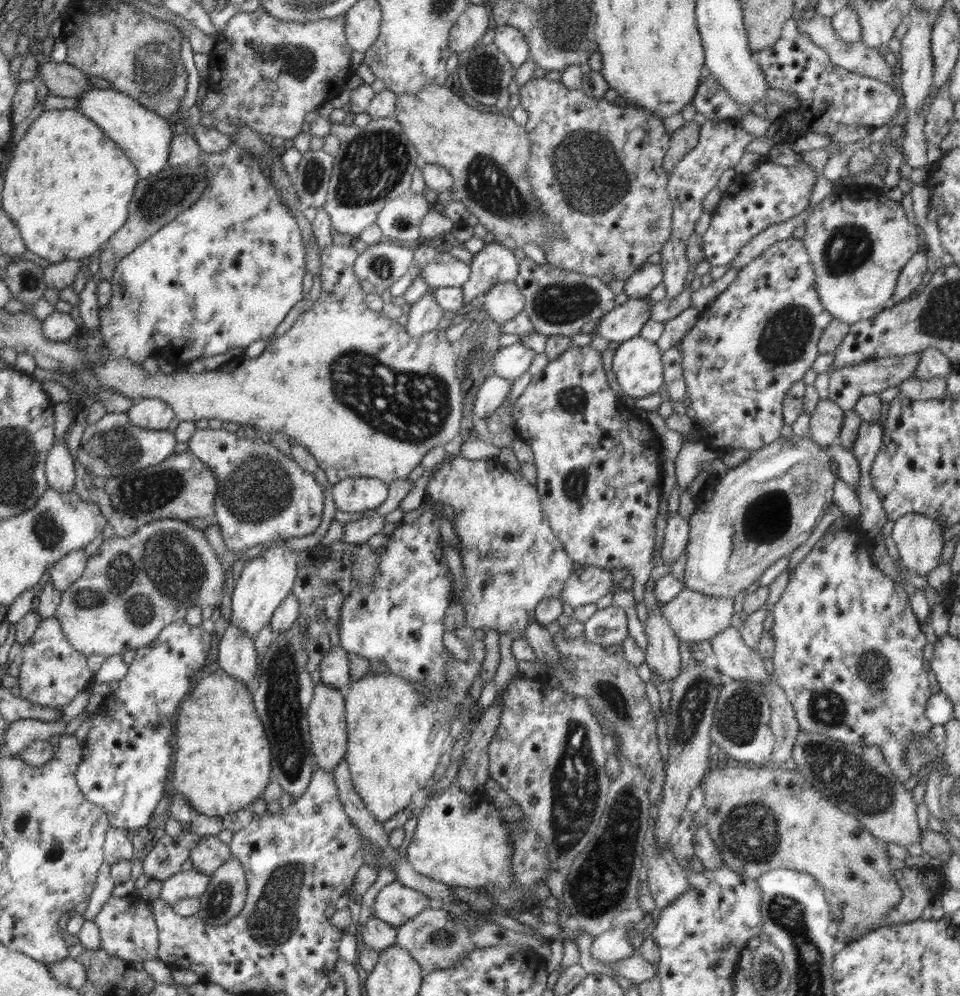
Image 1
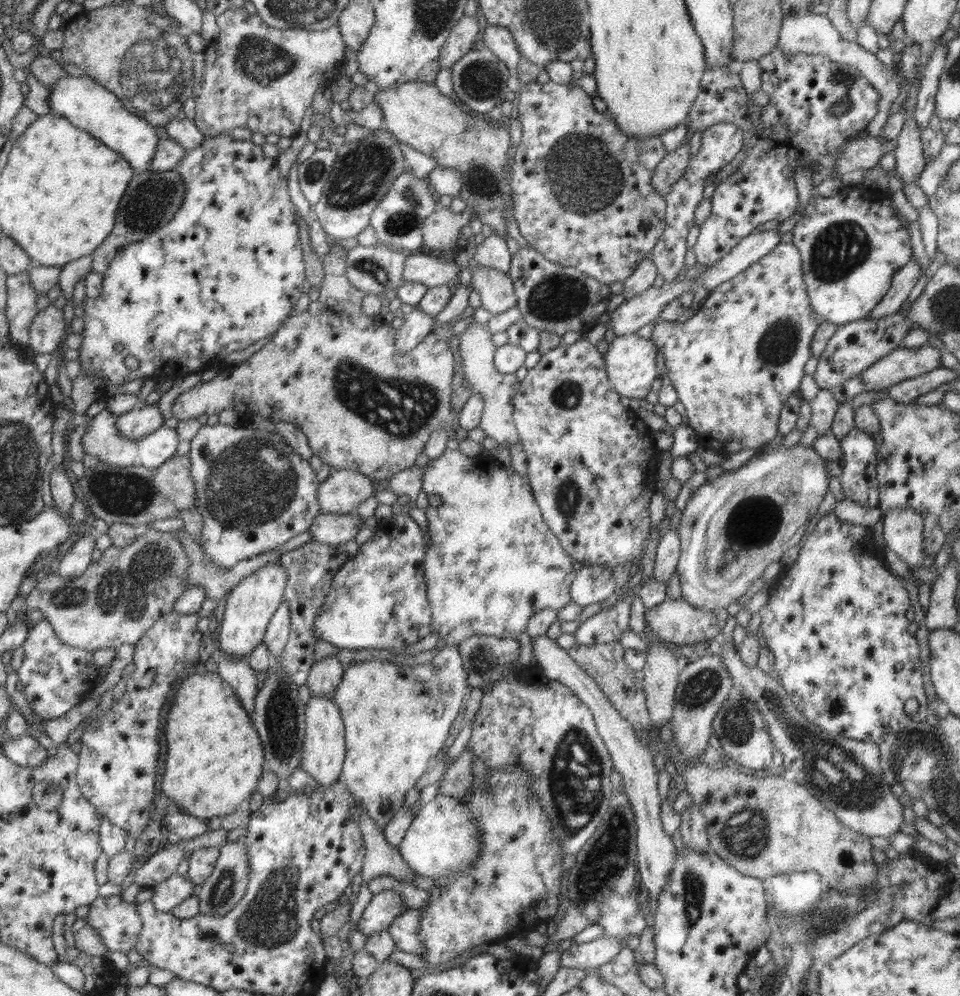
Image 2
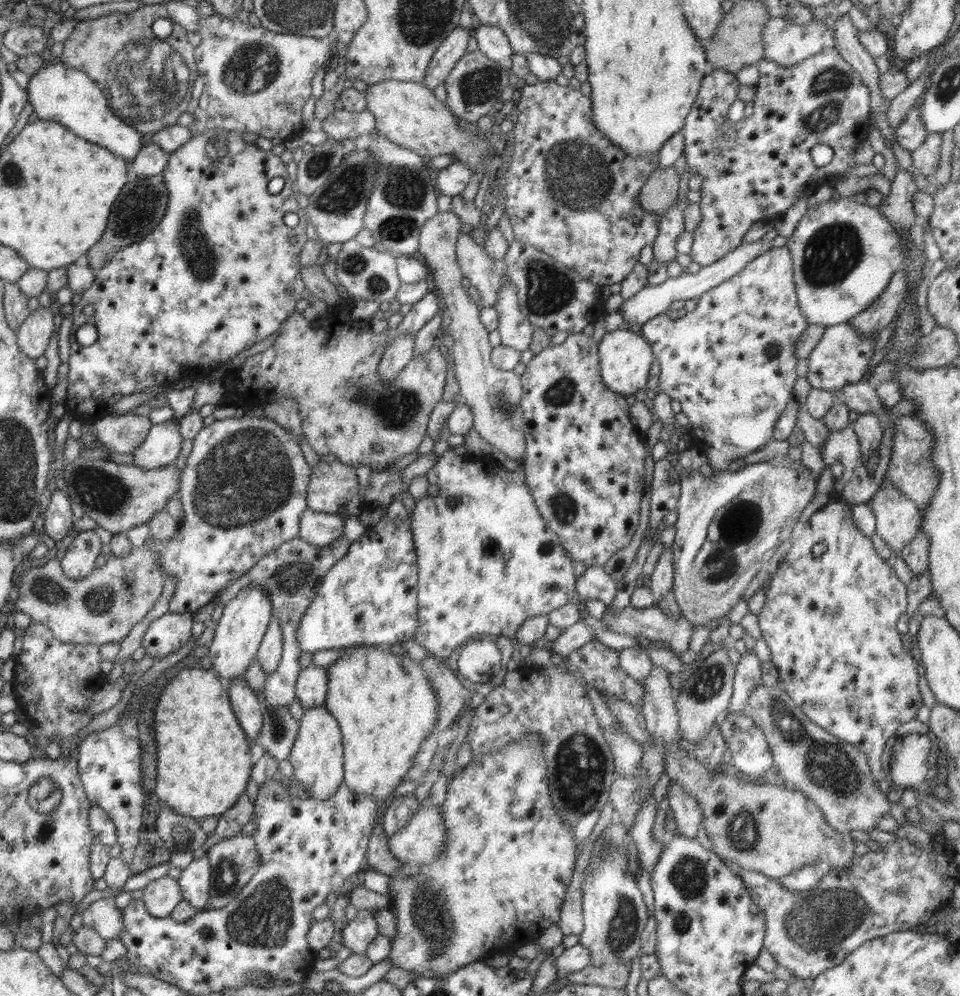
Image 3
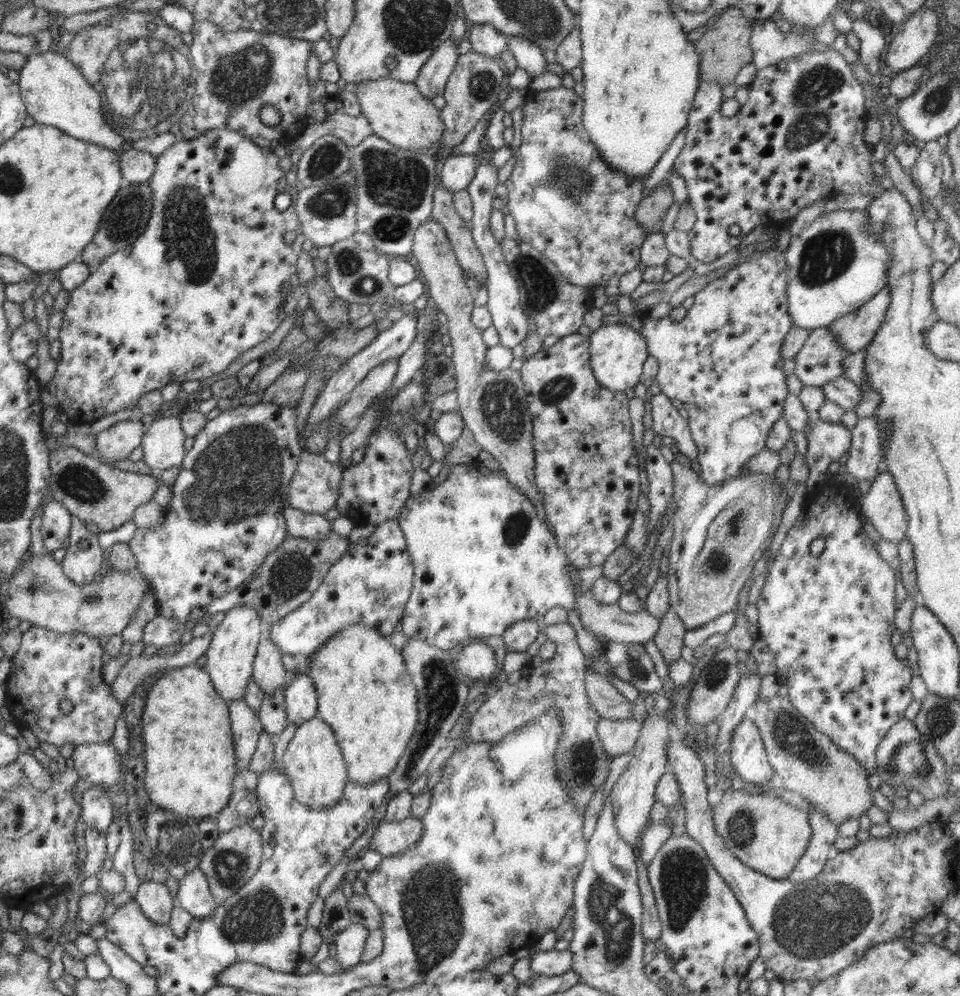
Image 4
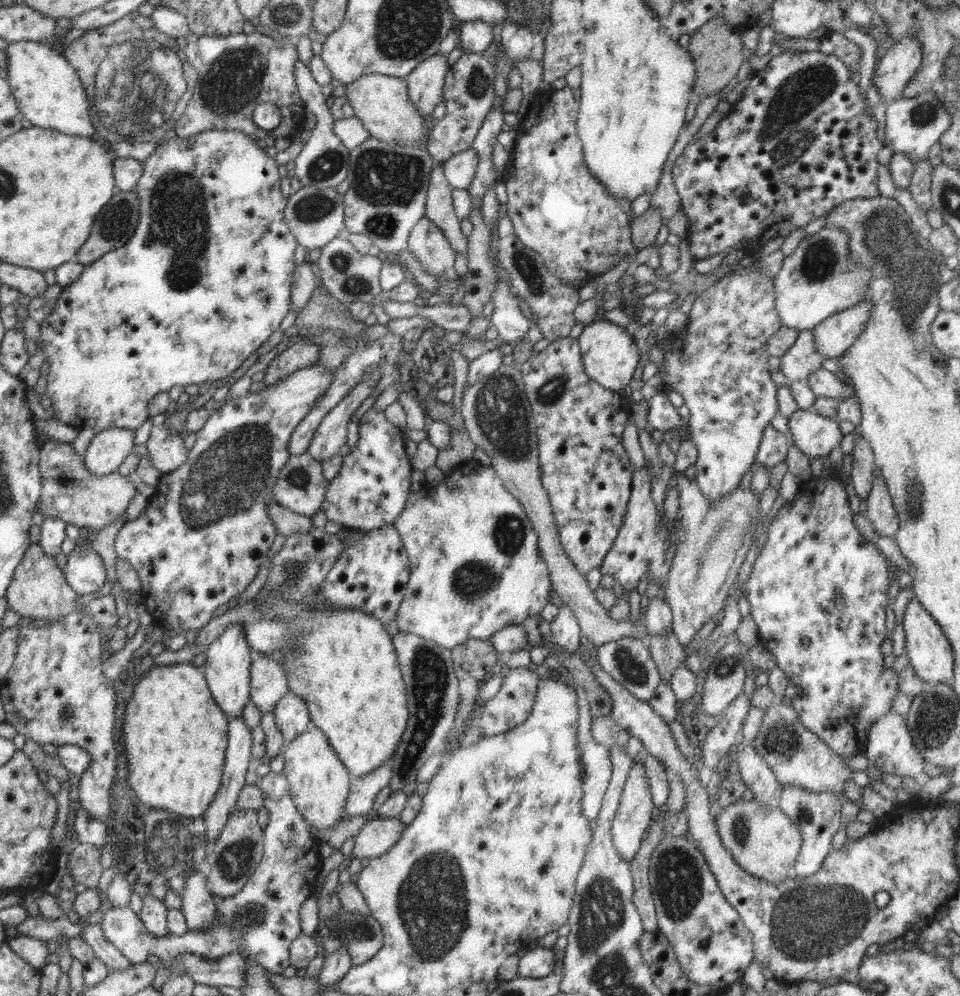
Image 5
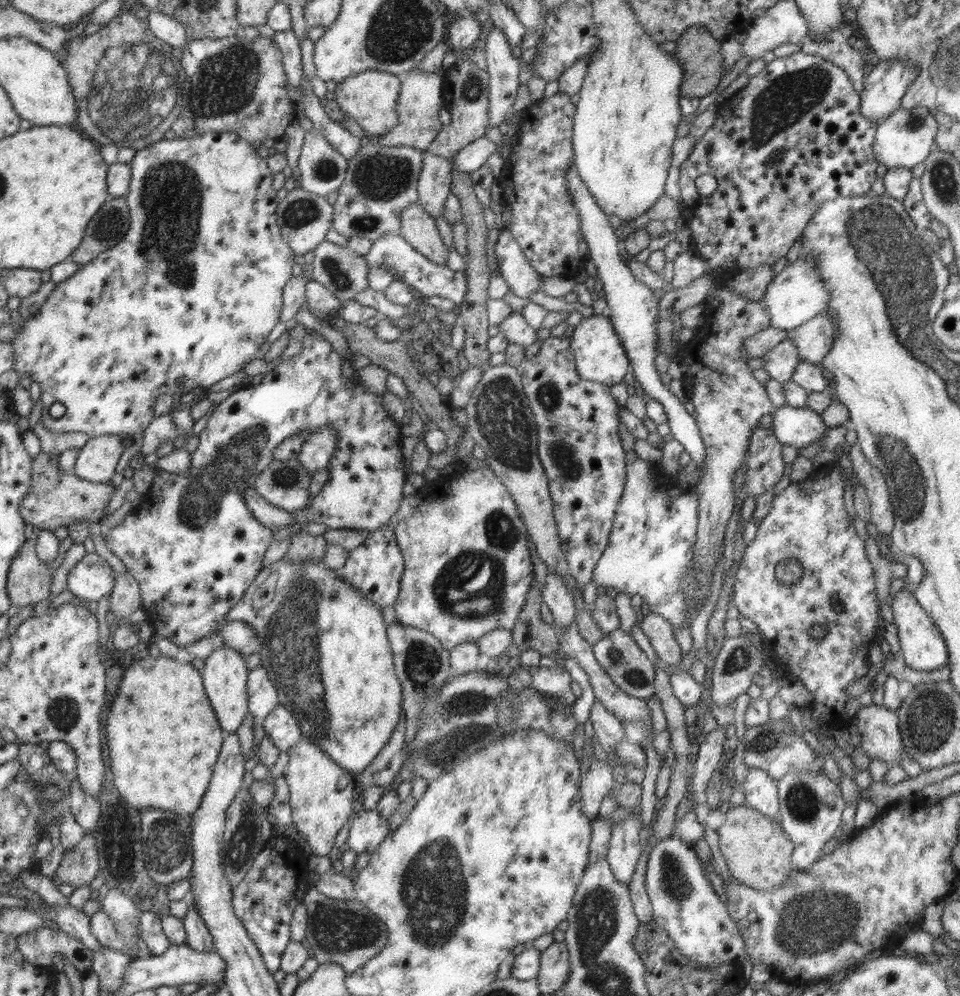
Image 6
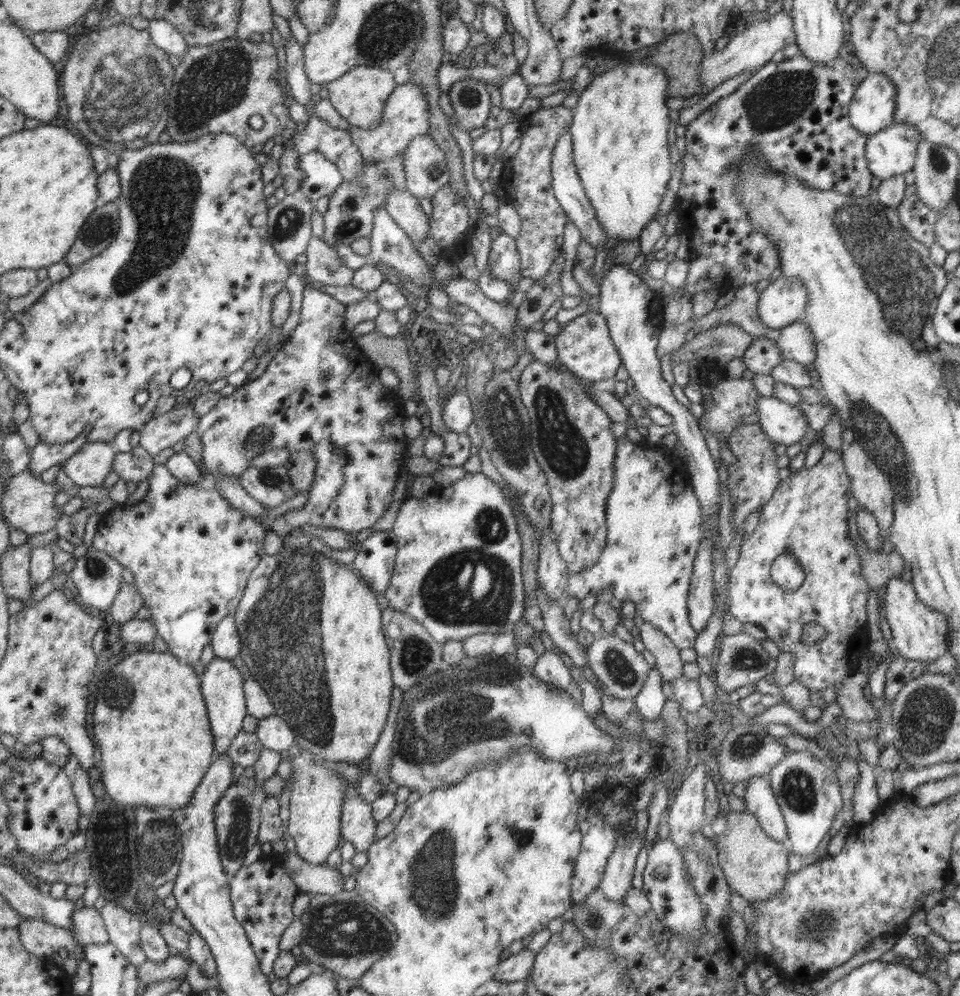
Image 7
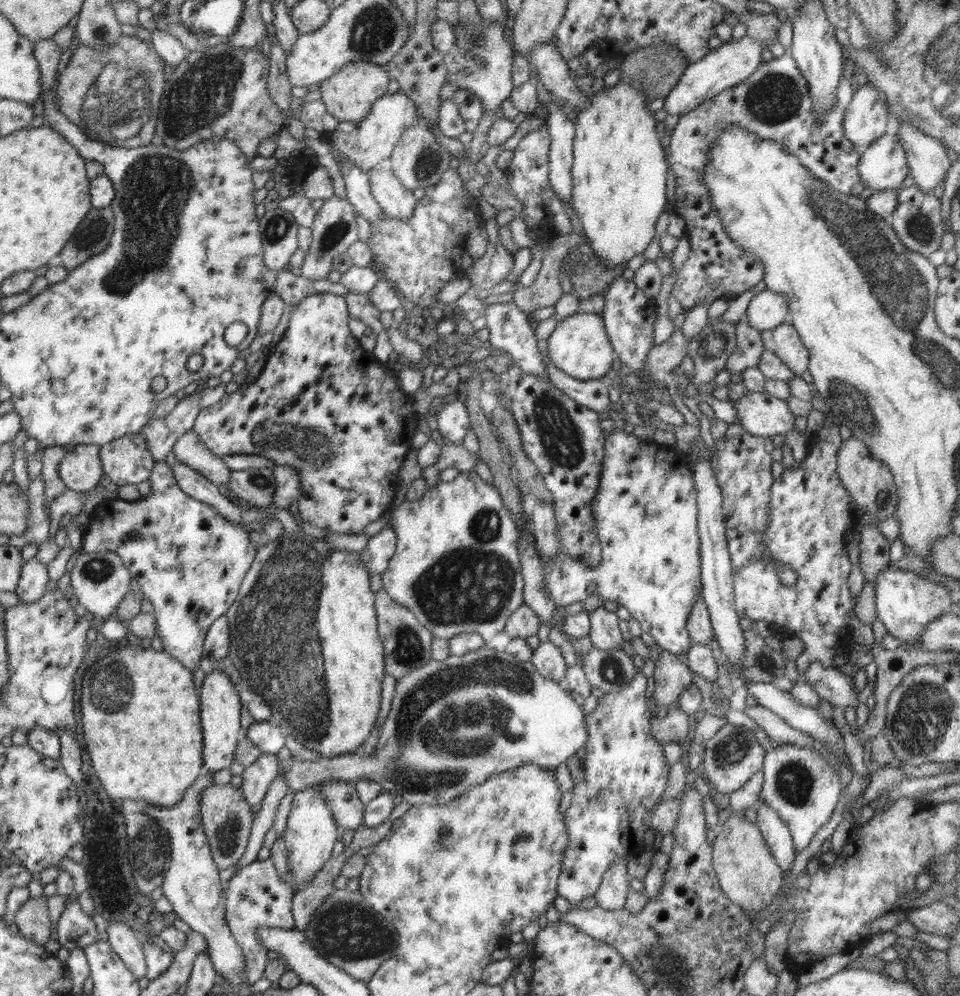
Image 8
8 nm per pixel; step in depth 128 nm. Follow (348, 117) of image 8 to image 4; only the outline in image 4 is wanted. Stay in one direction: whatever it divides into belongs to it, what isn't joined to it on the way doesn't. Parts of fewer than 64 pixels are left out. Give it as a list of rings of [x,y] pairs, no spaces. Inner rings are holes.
[[[392,78],[365,81],[357,84],[361,115],[367,119],[372,133],[397,148],[413,149],[436,154],[444,137],[445,125],[440,110],[427,100],[413,83],[402,83]]]

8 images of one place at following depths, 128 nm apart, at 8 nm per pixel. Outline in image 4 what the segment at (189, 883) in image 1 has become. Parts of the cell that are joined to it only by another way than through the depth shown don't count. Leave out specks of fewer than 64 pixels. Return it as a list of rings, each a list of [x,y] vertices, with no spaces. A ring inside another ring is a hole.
[[[158,881],[141,882],[134,899],[144,916],[159,925],[169,924],[172,908],[177,904],[168,885]]]

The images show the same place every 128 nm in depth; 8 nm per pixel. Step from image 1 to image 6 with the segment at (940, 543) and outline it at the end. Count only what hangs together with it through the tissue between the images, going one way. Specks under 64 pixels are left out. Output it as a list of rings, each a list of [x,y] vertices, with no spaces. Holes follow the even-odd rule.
[[[858,443],[847,446],[858,483],[869,498],[871,526],[876,534],[889,535],[894,528],[894,511],[884,475],[862,454]]]

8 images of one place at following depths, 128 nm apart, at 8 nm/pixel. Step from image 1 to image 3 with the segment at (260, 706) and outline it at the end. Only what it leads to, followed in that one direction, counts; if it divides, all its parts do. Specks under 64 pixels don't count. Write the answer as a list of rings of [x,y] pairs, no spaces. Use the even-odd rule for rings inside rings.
[[[265,705],[257,744],[277,763],[288,760],[298,730],[300,730],[300,723],[290,713],[289,706]]]

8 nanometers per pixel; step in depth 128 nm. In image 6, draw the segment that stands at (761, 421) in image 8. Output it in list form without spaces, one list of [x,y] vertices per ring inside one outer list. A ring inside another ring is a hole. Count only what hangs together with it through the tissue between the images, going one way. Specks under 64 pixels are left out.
[[[787,404],[774,408],[772,415],[772,429],[778,441],[797,449],[815,447],[828,430],[822,415],[807,407],[796,408]]]

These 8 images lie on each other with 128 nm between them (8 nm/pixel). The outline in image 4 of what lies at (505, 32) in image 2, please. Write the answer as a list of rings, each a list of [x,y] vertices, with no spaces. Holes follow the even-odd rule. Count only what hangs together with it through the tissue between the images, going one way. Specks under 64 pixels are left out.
[[[469,24],[466,38],[472,45],[472,50],[492,58],[500,57],[508,50],[509,37],[488,24]]]

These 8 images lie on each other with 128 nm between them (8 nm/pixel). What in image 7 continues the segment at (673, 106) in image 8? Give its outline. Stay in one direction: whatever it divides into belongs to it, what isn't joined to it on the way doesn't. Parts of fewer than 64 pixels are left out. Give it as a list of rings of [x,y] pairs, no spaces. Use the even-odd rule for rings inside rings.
[[[781,11],[762,18],[762,20],[756,20],[750,23],[750,25],[745,28],[744,32],[731,38],[724,48],[720,50],[712,50],[709,55],[702,60],[702,64],[700,64],[700,70],[703,88],[700,89],[700,93],[705,90],[709,90],[710,93],[724,81],[727,81],[736,75],[740,75],[745,71],[754,71],[760,68],[763,64],[766,64],[766,62],[770,61],[770,58],[772,58],[772,56],[774,56],[778,50],[783,50],[783,48],[786,48],[788,44],[794,43],[796,43],[796,33],[794,33],[794,23],[790,13]]]

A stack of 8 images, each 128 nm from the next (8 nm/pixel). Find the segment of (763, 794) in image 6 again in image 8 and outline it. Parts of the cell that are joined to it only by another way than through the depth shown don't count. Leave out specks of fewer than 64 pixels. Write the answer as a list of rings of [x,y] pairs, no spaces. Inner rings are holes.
[[[759,798],[755,807],[758,813],[756,824],[762,837],[772,851],[774,860],[780,865],[783,874],[786,874],[786,871],[793,867],[796,854],[788,825],[780,819],[778,811],[774,811],[764,799]]]

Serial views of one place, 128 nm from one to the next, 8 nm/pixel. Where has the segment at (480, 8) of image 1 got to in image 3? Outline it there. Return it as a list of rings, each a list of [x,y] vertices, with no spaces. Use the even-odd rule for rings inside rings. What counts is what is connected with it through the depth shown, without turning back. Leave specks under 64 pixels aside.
[[[458,26],[442,41],[428,64],[424,77],[426,87],[434,91],[446,81],[456,62],[467,53],[470,37],[470,30]]]

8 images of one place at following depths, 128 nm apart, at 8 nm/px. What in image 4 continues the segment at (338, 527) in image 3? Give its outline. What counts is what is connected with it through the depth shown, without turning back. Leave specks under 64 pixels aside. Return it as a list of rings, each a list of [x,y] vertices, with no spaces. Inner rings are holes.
[[[287,505],[282,510],[286,517],[288,534],[308,540],[322,540],[332,532],[333,521],[328,520],[324,515],[307,513],[298,508]]]

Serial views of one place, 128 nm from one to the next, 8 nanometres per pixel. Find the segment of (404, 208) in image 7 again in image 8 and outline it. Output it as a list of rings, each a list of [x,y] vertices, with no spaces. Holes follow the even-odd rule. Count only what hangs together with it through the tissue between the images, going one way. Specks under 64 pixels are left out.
[[[392,170],[374,172],[370,176],[370,189],[386,216],[398,221],[408,221],[414,216],[417,199],[413,190],[406,188]]]

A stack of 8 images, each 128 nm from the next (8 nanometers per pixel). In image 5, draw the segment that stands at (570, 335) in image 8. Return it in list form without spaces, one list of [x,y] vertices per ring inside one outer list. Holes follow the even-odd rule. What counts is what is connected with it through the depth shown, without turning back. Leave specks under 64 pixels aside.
[[[594,320],[584,326],[577,339],[582,352],[584,371],[592,380],[613,391],[622,390],[627,384],[634,385],[632,376],[634,376],[636,366],[640,362],[642,350],[631,330],[618,326],[612,321]]]

